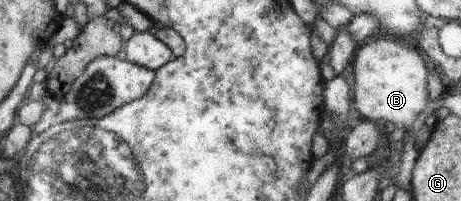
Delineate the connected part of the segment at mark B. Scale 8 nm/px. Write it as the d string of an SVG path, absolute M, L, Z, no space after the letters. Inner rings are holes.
M388 38L367 40L359 47L353 60L355 76L353 100L357 112L370 121L383 120L397 124L405 132L411 130L429 102L428 70L425 68L419 48L407 47Z

